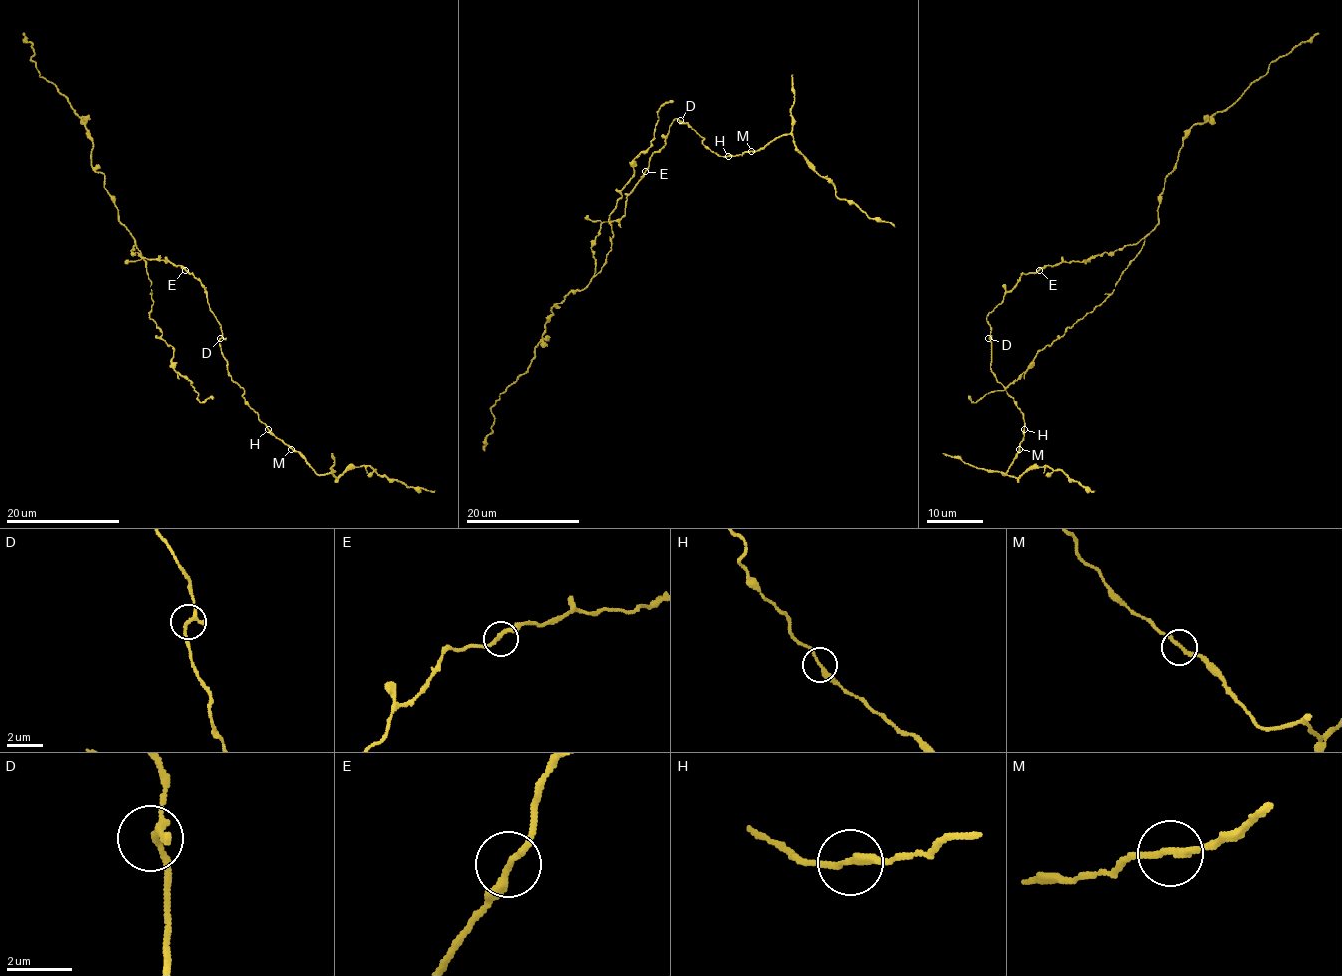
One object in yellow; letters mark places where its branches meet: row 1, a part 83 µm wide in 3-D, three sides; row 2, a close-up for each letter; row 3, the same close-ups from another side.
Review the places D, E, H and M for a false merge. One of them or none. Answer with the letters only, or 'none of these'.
none of these

